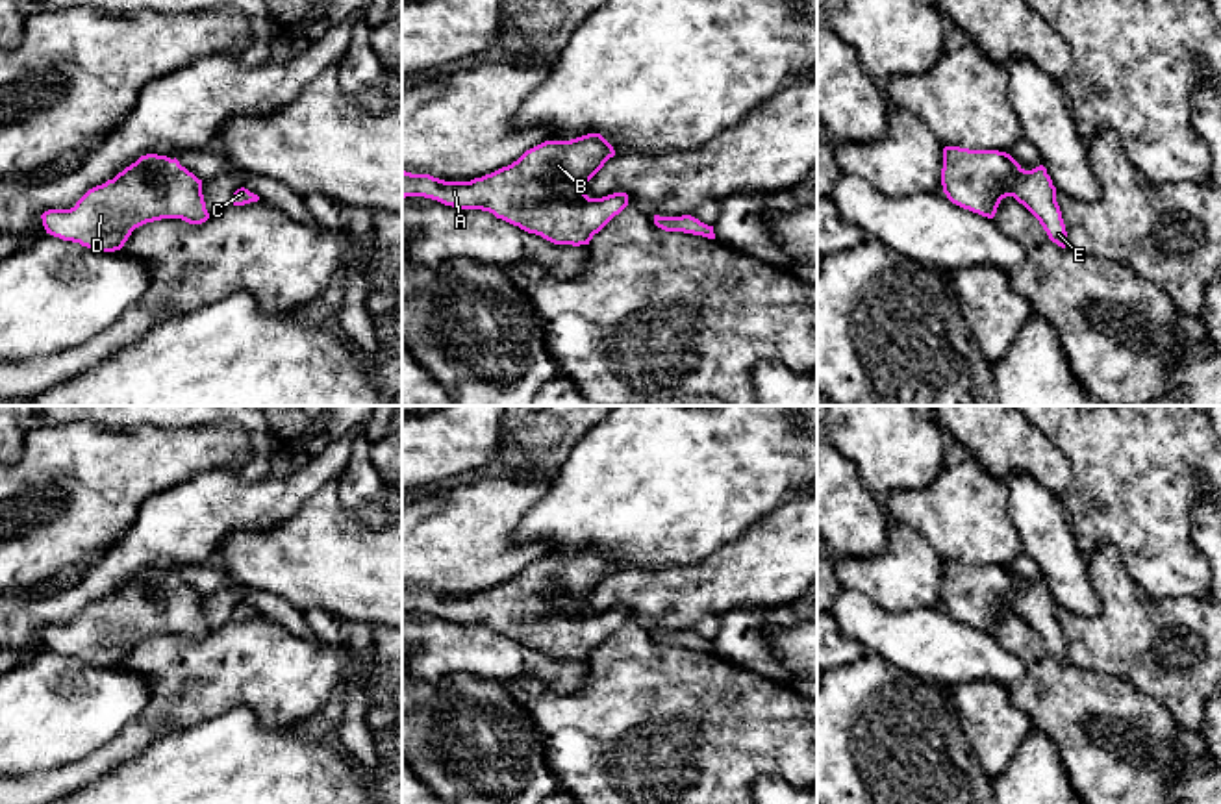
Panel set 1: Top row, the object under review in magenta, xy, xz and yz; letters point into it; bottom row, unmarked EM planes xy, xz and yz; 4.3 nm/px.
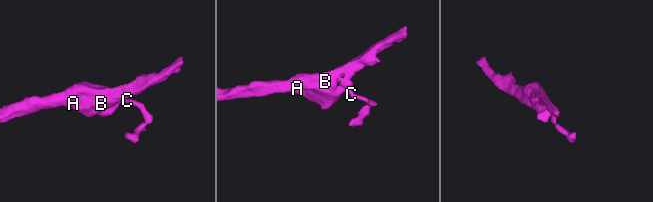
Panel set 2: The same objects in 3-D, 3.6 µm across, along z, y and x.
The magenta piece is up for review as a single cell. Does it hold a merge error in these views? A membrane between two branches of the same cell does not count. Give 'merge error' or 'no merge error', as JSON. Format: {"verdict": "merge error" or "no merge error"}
{"verdict": "no merge error"}

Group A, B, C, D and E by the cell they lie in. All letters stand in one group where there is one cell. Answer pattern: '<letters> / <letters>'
A B C D E

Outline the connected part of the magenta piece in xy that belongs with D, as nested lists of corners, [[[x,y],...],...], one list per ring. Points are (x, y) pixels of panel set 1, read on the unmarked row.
[[[146,569],[113,595],[89,604],[70,624],[41,630],[46,648],[91,665],[115,667],[146,637],[209,634],[202,595],[167,571]]]

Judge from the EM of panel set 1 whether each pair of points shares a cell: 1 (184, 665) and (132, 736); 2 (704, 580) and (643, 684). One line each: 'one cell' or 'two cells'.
1: two cells
2: two cells

